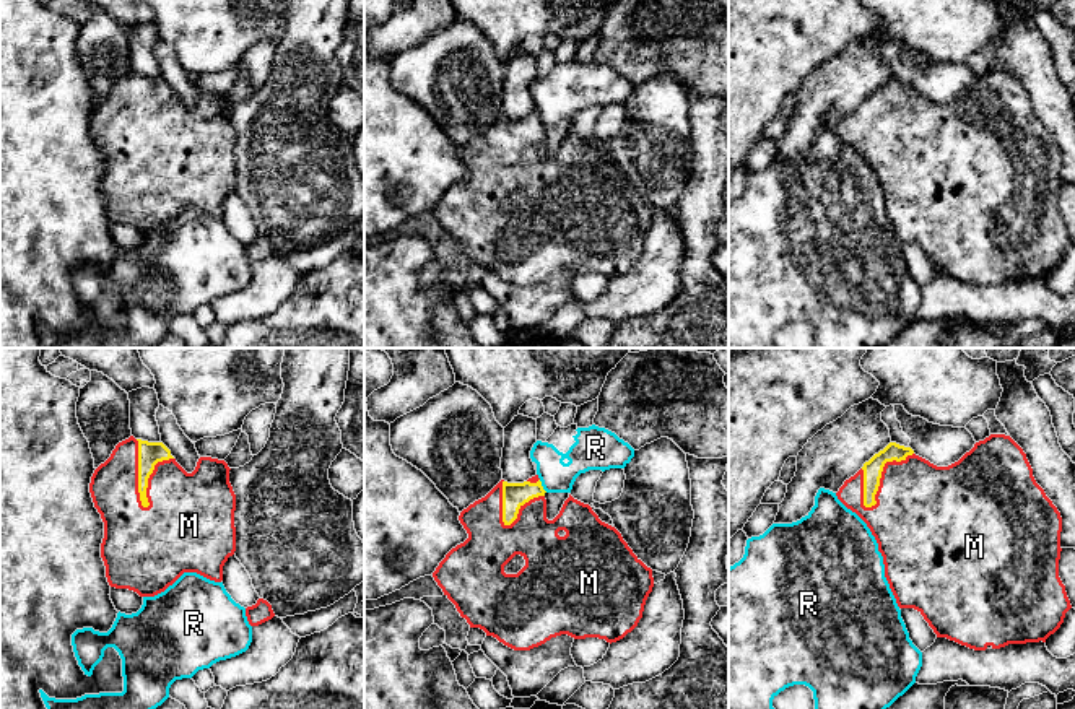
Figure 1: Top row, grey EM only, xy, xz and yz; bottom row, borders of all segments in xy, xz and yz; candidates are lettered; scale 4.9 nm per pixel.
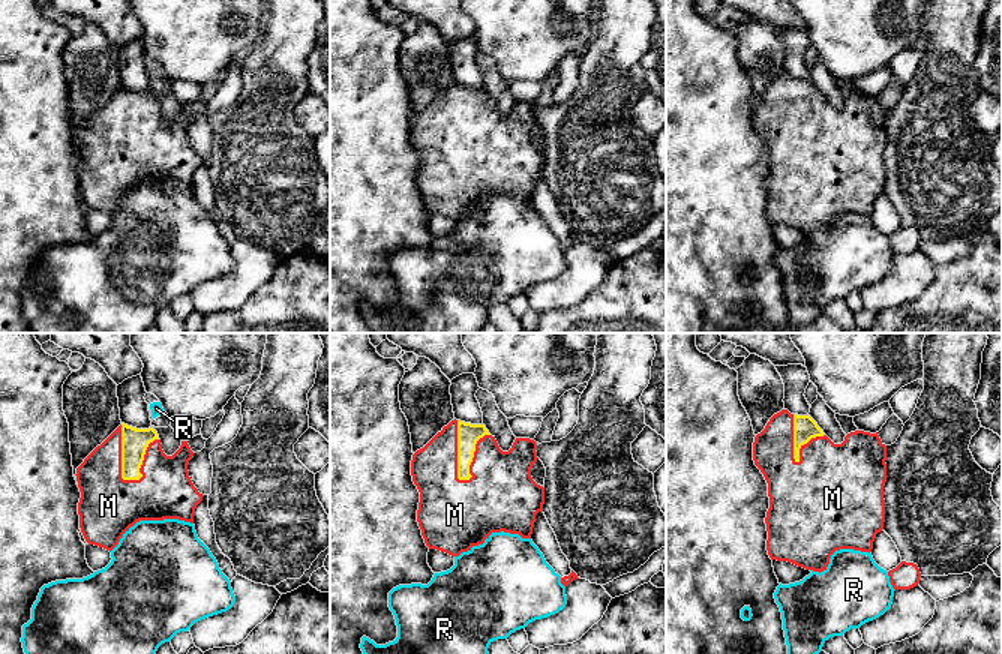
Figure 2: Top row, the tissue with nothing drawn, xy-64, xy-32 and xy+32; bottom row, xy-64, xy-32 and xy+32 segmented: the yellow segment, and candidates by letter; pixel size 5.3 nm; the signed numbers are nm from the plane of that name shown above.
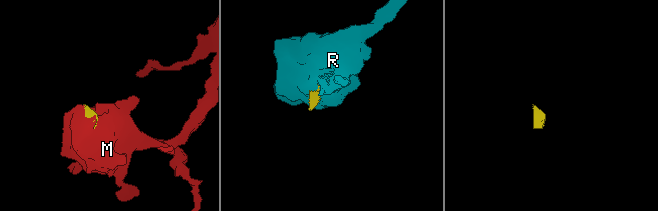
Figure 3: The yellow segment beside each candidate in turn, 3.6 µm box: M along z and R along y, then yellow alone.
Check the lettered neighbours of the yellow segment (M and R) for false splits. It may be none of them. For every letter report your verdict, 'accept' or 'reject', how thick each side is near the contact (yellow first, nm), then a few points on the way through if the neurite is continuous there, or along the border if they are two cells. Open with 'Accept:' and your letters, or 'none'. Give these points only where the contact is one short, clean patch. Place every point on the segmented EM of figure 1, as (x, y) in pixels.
Accept: M
M: accept; 110 nm thick on the yellow side, 320 nm on the other
R: reject; 130 nm thick on the yellow side, 160 nm on the other; border along xz (539, 480), (547, 491)

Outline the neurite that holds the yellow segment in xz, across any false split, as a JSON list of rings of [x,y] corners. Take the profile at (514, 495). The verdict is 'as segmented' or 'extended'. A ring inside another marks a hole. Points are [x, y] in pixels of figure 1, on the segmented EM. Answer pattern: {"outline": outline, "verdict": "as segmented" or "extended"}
{"outline": [[[538,475],[529,478],[524,483],[507,483],[501,480],[485,498],[464,509],[459,515],[459,520],[467,530],[468,538],[446,555],[446,558],[433,572],[434,581],[442,589],[444,595],[455,605],[460,616],[467,620],[470,628],[483,629],[486,636],[496,637],[499,642],[514,650],[530,650],[561,634],[568,634],[574,639],[598,637],[605,639],[610,644],[623,639],[638,626],[639,620],[642,618],[646,600],[654,587],[652,569],[647,568],[633,553],[633,550],[628,546],[628,543],[623,540],[621,533],[615,527],[602,522],[589,504],[574,499],[571,494],[564,501],[559,514],[553,520],[548,520],[545,493],[546,491],[543,489]],[[516,555],[520,555],[525,559],[525,566],[517,574],[506,574],[504,566]]], "verdict": "extended"}

